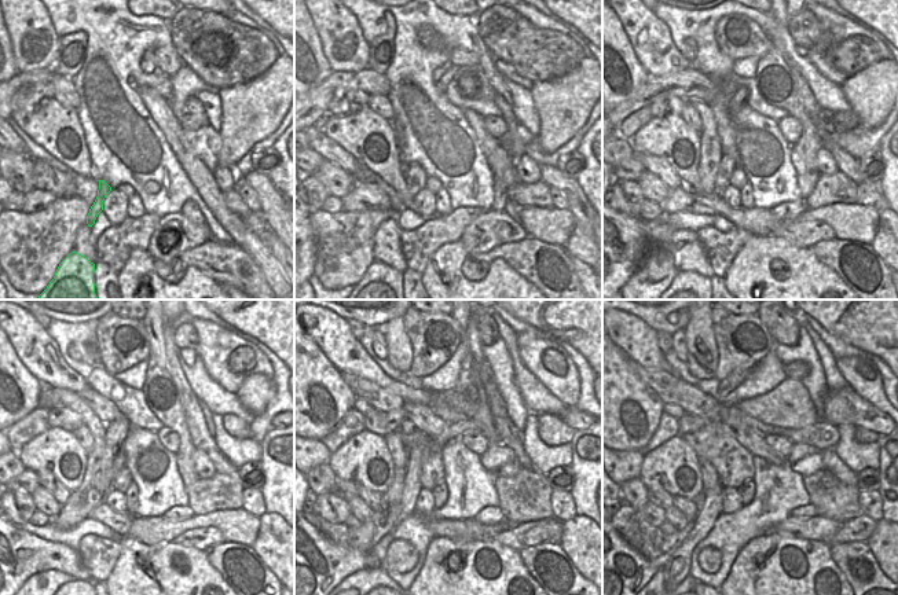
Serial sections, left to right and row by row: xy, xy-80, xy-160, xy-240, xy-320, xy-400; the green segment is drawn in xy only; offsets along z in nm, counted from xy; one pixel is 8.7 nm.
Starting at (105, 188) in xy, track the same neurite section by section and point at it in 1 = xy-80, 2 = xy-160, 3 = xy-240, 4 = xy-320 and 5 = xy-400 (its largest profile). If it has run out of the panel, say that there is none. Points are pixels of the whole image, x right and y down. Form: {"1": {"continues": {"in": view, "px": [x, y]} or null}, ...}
{"1": {"continues": {"in": "xy-80", "px": [415, 176]}}, "2": {"continues": {"in": "xy-160", "px": [726, 166]}}, "3": {"continues": {"in": "xy-240", "px": [118, 463]}}, "4": {"continues": {"in": "xy-320", "px": [455, 430]}}, "5": {"continues": {"in": "xy-400", "px": [821, 434]}}}

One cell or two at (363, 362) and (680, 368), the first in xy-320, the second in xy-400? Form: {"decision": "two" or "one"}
{"decision": "two"}

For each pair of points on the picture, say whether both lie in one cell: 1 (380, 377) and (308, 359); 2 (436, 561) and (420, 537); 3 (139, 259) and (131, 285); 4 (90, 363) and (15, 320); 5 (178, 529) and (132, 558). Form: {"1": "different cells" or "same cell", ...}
{"1": "different cells", "2": "different cells", "3": "same cell", "4": "different cells", "5": "different cells"}

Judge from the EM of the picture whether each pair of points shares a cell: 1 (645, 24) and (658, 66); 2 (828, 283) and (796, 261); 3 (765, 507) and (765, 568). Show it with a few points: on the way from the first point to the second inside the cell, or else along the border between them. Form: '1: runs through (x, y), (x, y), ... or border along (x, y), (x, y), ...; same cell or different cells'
1: runs through (648, 35), (658, 55); same cell
2: runs through (820, 281), (805, 265); same cell
3: border along (765, 532), (748, 540), (739, 551); different cells

